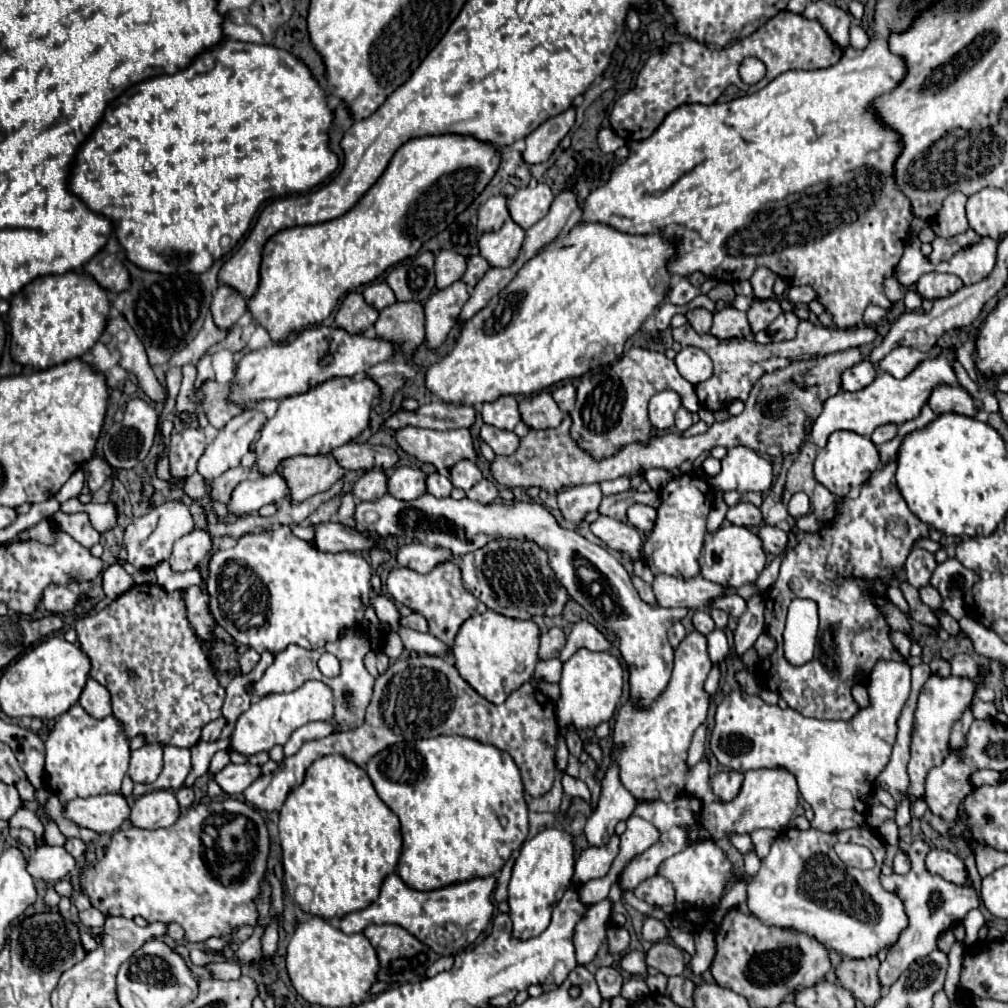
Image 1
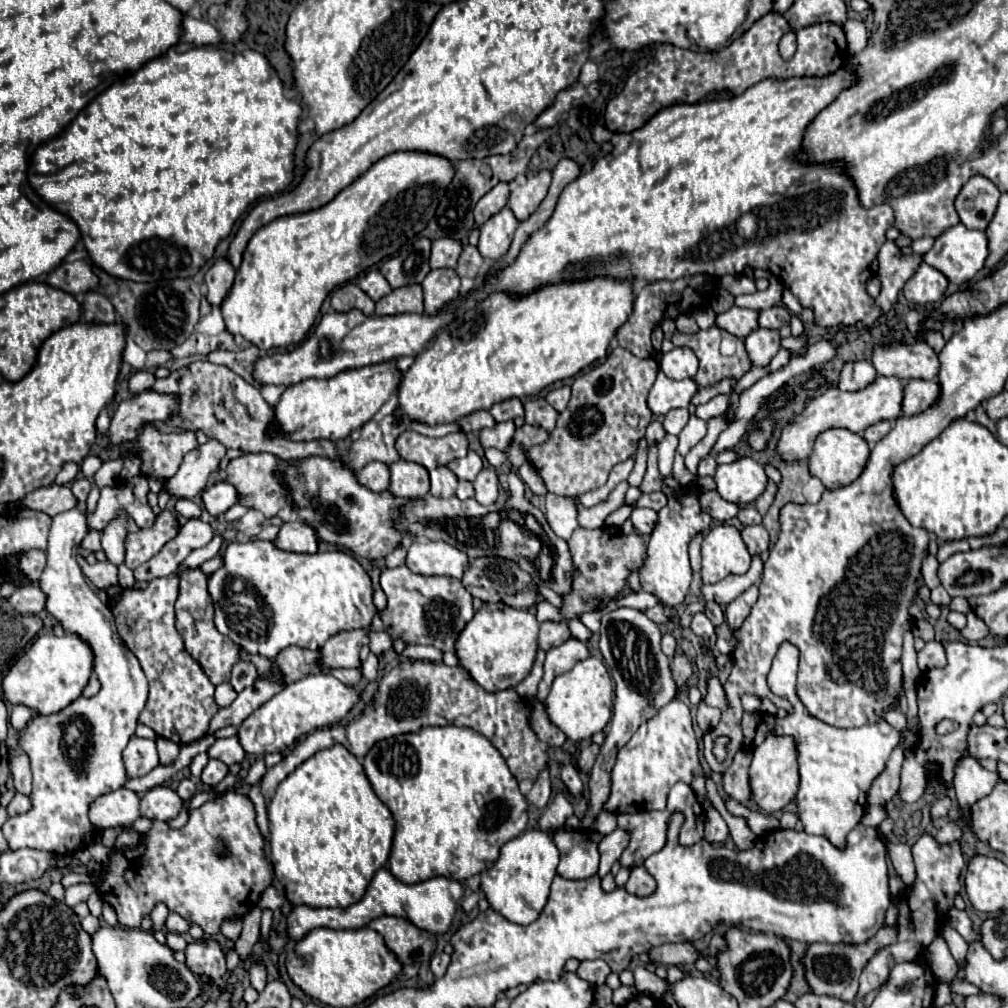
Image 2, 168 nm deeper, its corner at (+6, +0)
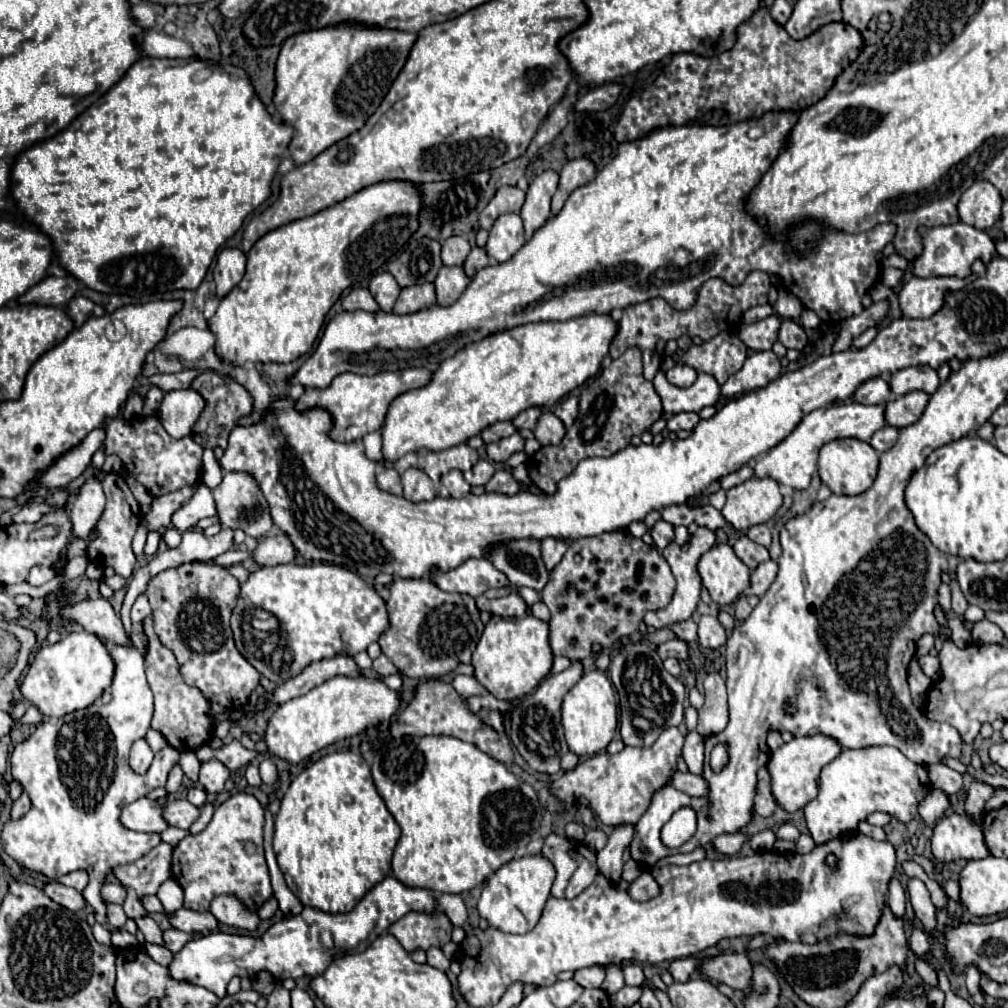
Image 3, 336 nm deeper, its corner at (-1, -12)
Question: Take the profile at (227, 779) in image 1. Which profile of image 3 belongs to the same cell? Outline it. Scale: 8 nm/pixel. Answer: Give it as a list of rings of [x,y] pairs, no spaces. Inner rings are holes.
[[[209,759],[201,763],[199,783],[205,787],[207,793],[221,793],[229,775],[229,769],[219,759]]]

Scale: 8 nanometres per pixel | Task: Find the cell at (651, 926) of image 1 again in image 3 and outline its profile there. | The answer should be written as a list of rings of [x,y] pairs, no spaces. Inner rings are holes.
[[[857,833],[847,839],[847,843],[839,843],[835,839],[815,847],[815,851],[807,855],[759,851],[753,857],[703,859],[701,863],[691,863],[687,867],[665,865],[653,873],[661,893],[643,903],[633,901],[627,891],[619,891],[599,873],[595,881],[571,901],[549,897],[535,929],[525,935],[511,935],[493,927],[469,933],[461,943],[459,961],[463,971],[459,975],[459,991],[475,1007],[493,1007],[515,981],[539,987],[553,985],[559,971],[577,971],[591,965],[621,965],[631,959],[639,963],[673,961],[697,955],[725,937],[753,937],[757,933],[767,933],[787,941],[817,943],[839,929],[855,935],[871,935],[881,917],[883,903],[887,901],[887,885],[895,871],[895,849],[889,841],[873,841],[869,837],[869,847],[865,841],[867,835]],[[829,853],[839,855],[839,867],[835,871],[825,865],[825,857]]]

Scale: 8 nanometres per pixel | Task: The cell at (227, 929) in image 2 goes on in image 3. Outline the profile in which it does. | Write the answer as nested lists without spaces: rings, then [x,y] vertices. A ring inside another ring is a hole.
[[[181,907],[175,913],[171,913],[169,923],[171,923],[173,929],[185,931],[189,935],[215,931],[217,925],[219,925],[217,919],[209,911],[191,911],[191,909],[185,909],[185,907]]]

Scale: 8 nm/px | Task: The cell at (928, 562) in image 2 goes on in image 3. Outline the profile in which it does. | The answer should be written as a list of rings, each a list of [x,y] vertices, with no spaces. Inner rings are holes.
[[[945,583],[939,589],[939,605],[947,617],[951,613],[951,591],[949,591],[949,585],[945,585]]]

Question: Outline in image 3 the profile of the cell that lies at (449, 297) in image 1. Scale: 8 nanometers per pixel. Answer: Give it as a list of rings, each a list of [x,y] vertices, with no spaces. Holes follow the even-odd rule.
[[[443,265],[439,269],[439,275],[435,279],[435,289],[437,289],[437,301],[439,305],[451,305],[451,301],[457,301],[459,295],[465,291],[469,285],[469,277],[465,275],[463,267],[447,267]]]

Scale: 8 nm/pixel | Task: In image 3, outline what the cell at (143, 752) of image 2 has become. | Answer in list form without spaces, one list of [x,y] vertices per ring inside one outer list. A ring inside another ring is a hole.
[[[145,739],[135,741],[131,747],[131,755],[129,755],[129,767],[135,773],[145,773],[149,769],[151,761],[153,761],[153,751],[147,745],[147,741]]]

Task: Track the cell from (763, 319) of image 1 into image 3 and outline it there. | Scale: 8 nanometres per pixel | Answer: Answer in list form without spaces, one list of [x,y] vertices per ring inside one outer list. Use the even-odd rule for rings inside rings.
[[[783,319],[781,329],[779,329],[779,341],[787,349],[801,351],[807,345],[807,333],[805,333],[805,329],[799,323],[795,323],[791,319]]]

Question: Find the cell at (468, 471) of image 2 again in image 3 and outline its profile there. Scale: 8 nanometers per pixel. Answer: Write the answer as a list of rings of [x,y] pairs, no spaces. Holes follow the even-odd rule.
[[[479,461],[473,469],[469,469],[465,473],[465,479],[469,485],[485,485],[493,477],[493,473],[495,473],[495,469],[489,461]]]

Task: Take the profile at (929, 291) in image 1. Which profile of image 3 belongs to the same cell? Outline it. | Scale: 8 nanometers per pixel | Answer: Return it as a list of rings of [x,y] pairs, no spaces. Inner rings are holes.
[[[976,260],[971,268],[971,274],[966,279],[959,277],[929,277],[919,279],[911,277],[899,289],[899,307],[903,317],[911,319],[927,319],[935,315],[945,301],[947,291],[957,291],[969,281],[973,281],[986,274],[986,265]]]

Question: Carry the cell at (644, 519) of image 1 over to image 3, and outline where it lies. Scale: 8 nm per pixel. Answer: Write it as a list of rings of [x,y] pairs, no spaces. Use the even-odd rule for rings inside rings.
[[[659,519],[657,525],[655,525],[653,531],[651,531],[651,537],[653,537],[653,541],[655,541],[655,547],[661,551],[661,549],[665,549],[665,547],[675,539],[675,527],[673,527],[671,523]]]

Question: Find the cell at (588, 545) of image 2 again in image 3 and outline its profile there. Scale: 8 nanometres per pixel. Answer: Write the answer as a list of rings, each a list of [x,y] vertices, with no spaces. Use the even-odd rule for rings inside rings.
[[[613,531],[583,541],[571,541],[541,591],[541,599],[551,611],[551,649],[555,655],[563,655],[571,661],[589,657],[593,643],[611,649],[617,641],[629,639],[639,629],[647,611],[667,607],[673,593],[675,579],[667,561],[653,545],[643,543],[643,539],[627,531]],[[579,615],[587,615],[587,623]]]

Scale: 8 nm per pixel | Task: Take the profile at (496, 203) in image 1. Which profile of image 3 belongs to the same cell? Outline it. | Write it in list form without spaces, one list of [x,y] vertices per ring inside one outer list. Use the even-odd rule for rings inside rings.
[[[511,185],[499,187],[495,197],[489,201],[489,205],[479,215],[479,227],[481,229],[491,229],[491,225],[495,223],[495,219],[499,215],[519,213],[523,203],[525,203],[525,191],[521,191],[519,187],[511,187]]]

